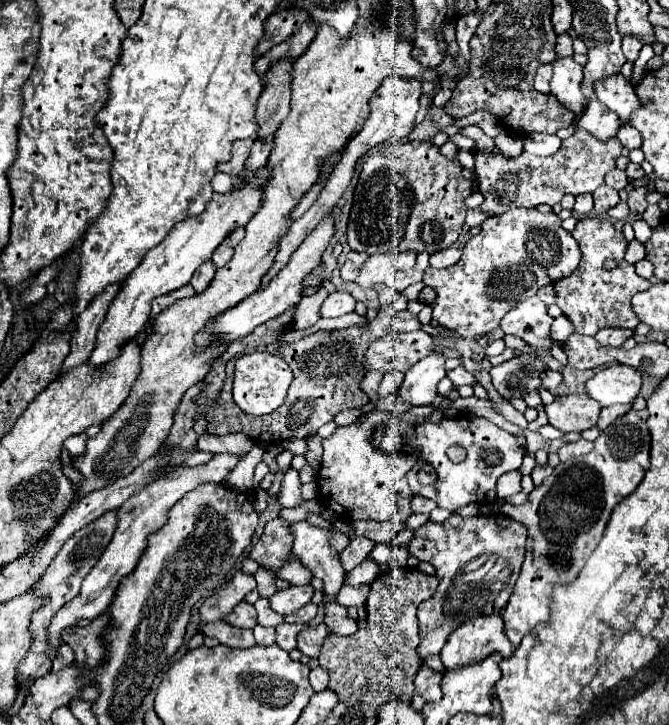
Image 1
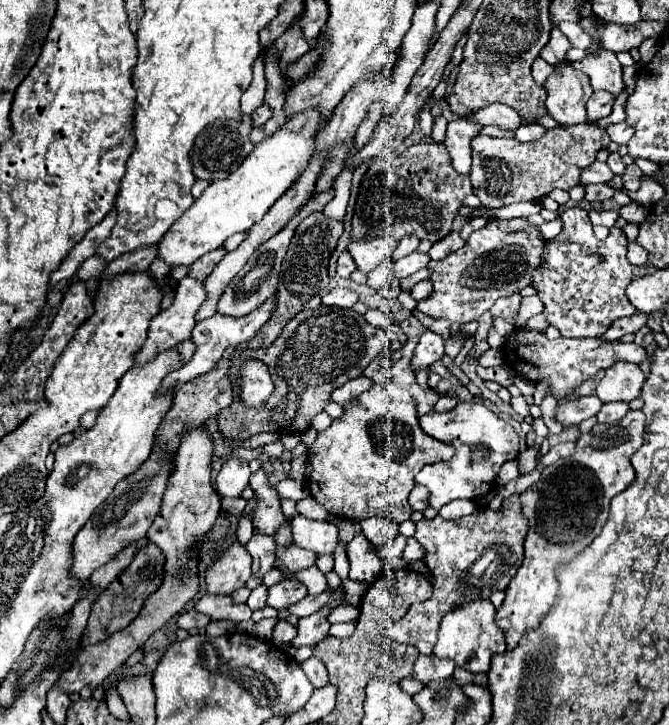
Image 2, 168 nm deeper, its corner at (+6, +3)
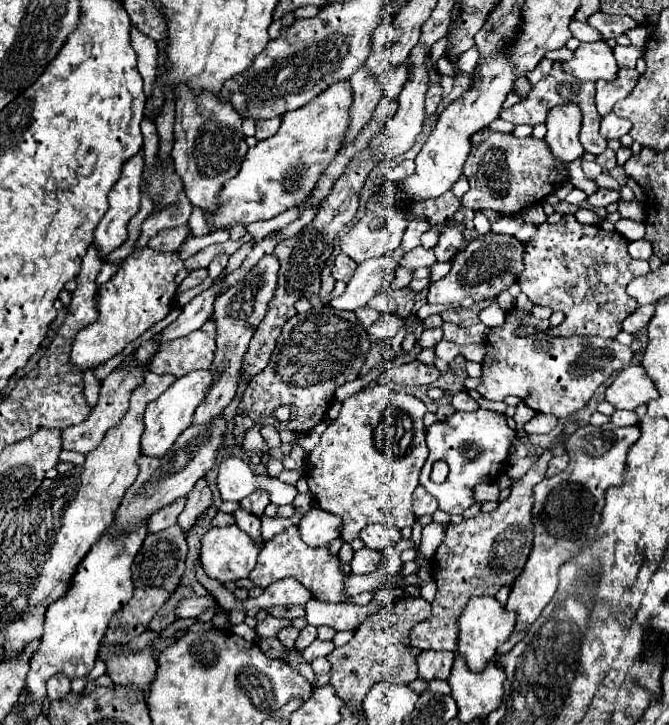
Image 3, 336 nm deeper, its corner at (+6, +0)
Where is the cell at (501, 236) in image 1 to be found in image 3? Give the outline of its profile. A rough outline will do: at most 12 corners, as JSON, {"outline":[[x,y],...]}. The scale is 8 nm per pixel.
{"outline":[[477,236],[427,302],[483,302],[523,272],[523,244]]}

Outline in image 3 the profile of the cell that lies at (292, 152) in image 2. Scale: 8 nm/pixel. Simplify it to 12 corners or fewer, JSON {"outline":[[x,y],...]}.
{"outline":[[351,82],[287,112],[219,192],[215,226],[303,204],[343,148]]}

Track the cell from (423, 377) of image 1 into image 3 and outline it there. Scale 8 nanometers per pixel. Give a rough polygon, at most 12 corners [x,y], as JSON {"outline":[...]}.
{"outline":[[429,328],[421,334],[421,348],[435,348],[443,338],[441,328]]}

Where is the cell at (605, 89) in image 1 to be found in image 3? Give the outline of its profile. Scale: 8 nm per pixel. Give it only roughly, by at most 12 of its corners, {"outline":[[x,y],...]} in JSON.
{"outline":[[603,40],[581,44],[563,70],[581,80],[615,80],[619,66]]}

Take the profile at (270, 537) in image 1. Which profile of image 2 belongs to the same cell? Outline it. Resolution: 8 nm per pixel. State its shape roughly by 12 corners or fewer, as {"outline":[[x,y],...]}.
{"outline":[[263,469],[251,475],[259,497],[253,531],[275,535],[287,517]]}

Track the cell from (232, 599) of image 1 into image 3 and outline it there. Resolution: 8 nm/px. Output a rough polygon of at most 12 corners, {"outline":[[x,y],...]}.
{"outline":[[239,526],[203,536],[205,572],[223,582],[247,578],[259,548]]}

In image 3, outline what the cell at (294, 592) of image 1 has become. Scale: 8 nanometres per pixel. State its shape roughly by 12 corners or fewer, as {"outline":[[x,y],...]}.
{"outline":[[295,578],[267,586],[259,598],[247,598],[245,610],[305,606],[311,594]]}

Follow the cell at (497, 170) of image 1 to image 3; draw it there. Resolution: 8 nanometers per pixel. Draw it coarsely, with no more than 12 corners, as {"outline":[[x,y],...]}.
{"outline":[[471,136],[461,202],[515,216],[561,184],[545,140]]}

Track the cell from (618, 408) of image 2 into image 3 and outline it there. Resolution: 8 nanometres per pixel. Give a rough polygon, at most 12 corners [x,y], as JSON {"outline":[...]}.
{"outline":[[617,410],[611,416],[615,426],[635,426],[635,410]]}

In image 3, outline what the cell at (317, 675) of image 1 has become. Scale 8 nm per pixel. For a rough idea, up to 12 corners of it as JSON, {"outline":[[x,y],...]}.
{"outline":[[327,658],[311,662],[319,686],[329,684],[331,664]]}

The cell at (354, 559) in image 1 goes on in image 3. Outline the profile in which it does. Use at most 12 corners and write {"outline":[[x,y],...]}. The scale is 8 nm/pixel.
{"outline":[[363,548],[351,560],[353,574],[371,574],[383,562],[381,550]]}

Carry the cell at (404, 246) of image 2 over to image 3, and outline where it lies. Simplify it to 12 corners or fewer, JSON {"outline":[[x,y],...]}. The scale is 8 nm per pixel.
{"outline":[[411,220],[405,236],[403,248],[411,248],[421,244],[421,234],[429,230],[427,220]]}

